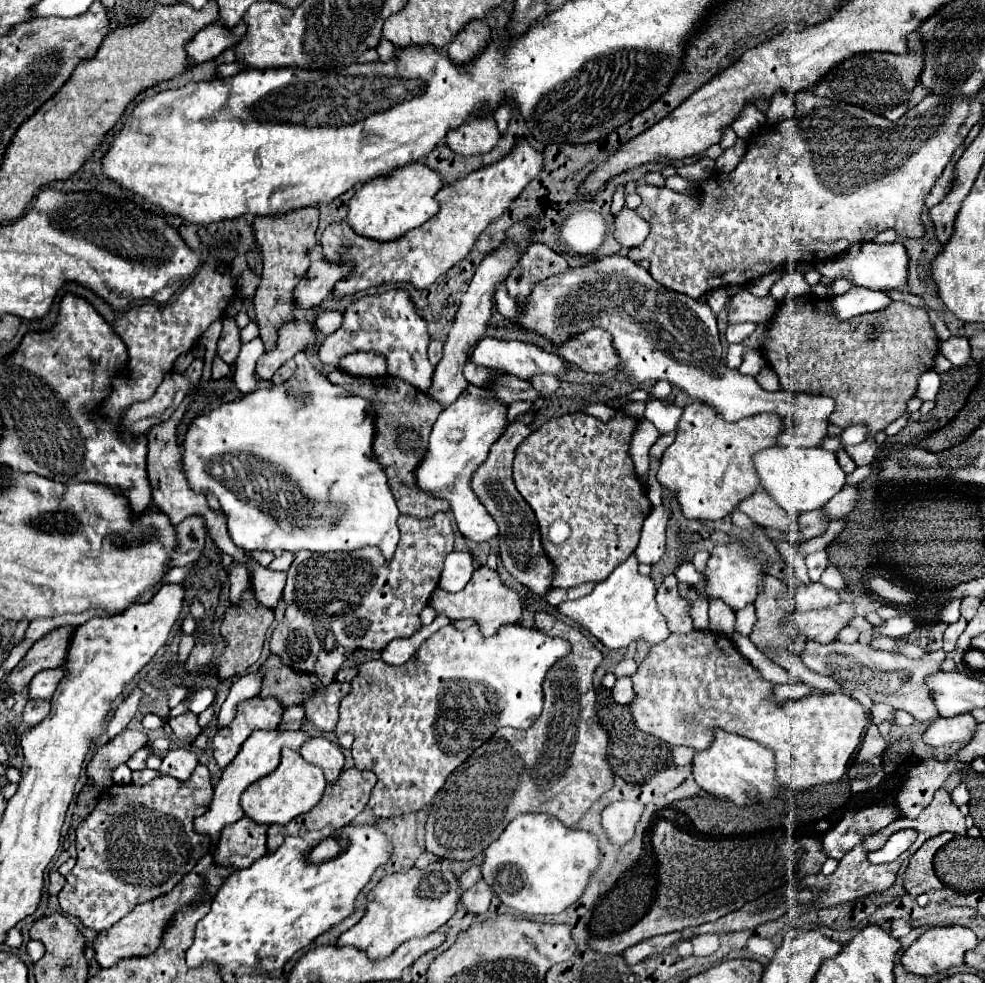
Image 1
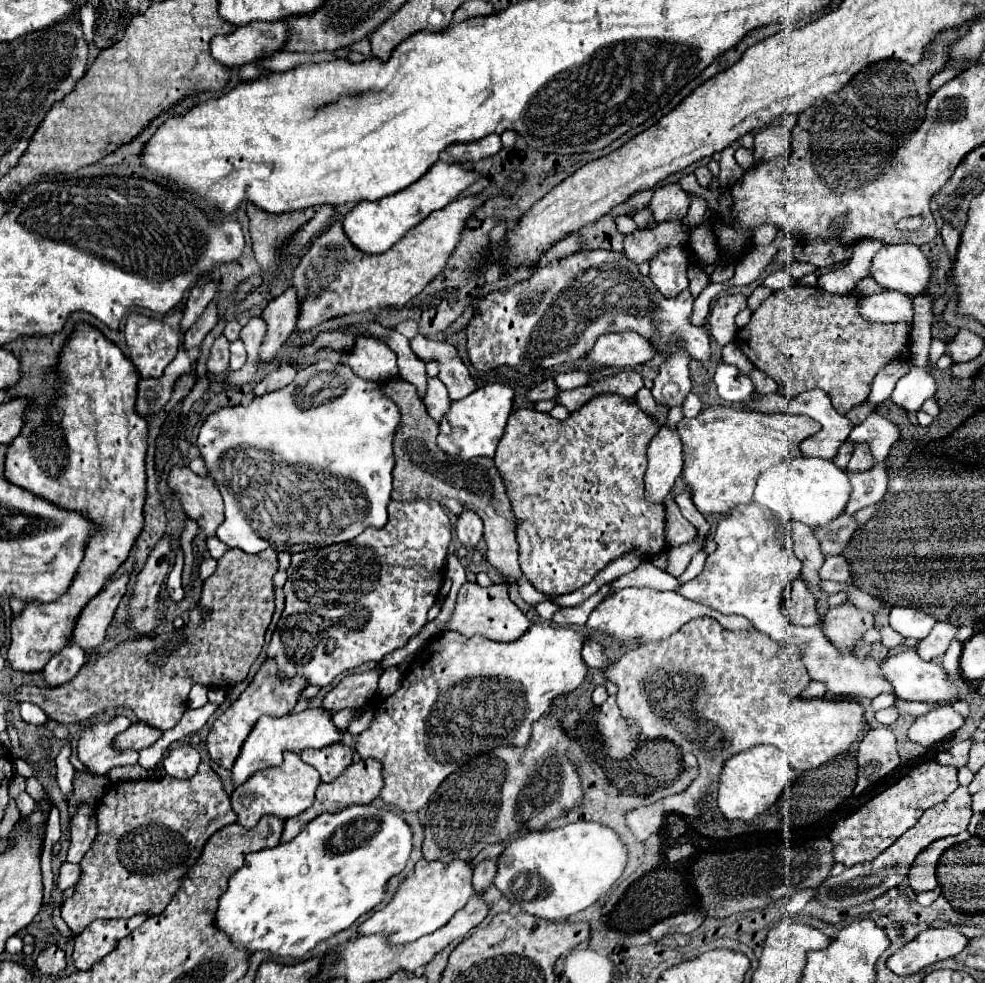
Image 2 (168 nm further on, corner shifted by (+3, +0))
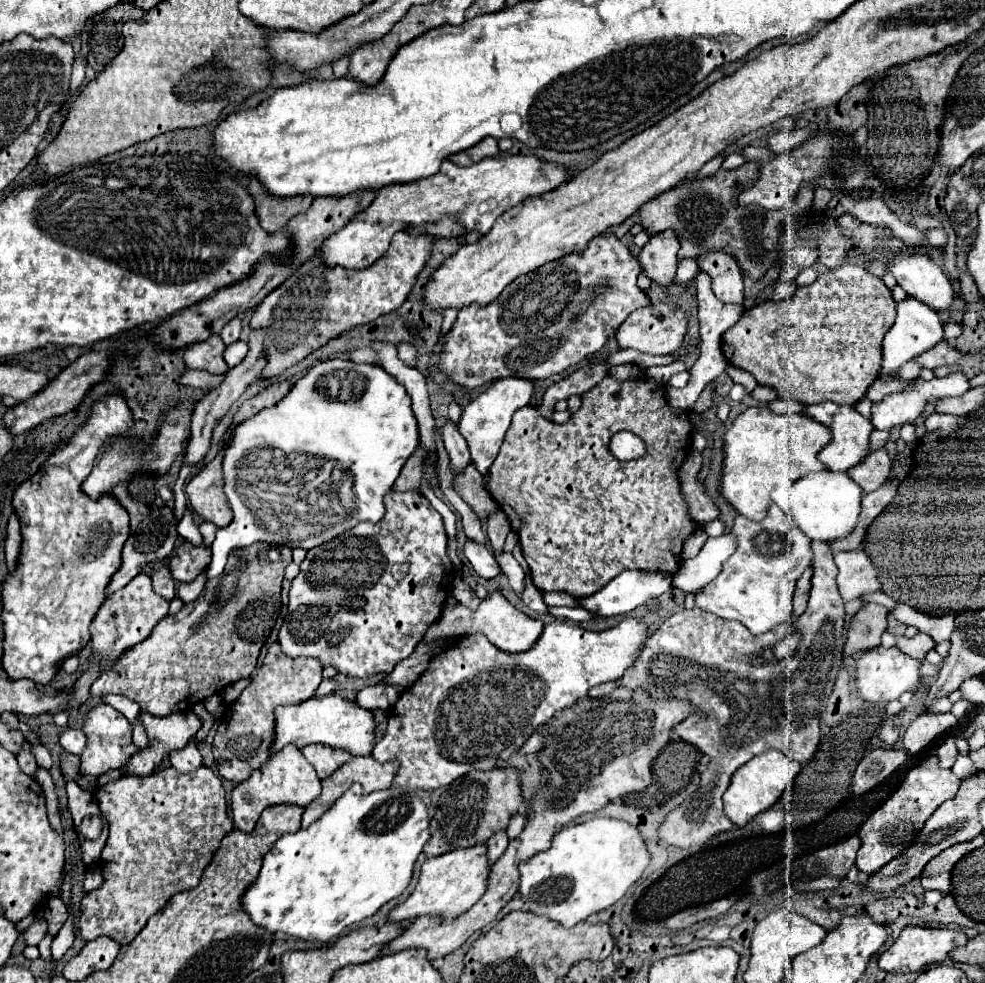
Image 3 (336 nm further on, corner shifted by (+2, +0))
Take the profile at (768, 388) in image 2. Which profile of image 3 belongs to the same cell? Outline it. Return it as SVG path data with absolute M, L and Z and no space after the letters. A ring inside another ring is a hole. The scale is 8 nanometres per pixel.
M757 385L755 391L751 393L753 399L757 401L763 401L763 403L769 403L773 399L777 399L777 391L773 391L773 387L765 387L765 385Z

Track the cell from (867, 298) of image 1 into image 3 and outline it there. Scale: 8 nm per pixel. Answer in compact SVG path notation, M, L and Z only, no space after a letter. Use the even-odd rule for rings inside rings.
M905 299L897 303L897 317L895 317L892 328L883 339L882 368L889 373L895 373L903 363L911 361L915 355L921 355L923 351L935 347L937 343L945 341L943 337L943 317L933 311L931 307L923 305L917 299Z

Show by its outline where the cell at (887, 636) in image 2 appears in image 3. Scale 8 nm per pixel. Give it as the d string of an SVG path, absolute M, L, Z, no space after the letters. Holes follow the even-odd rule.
M917 633L913 639L897 637L897 647L899 647L905 655L923 661L925 655L935 647L935 641L933 641L927 633Z

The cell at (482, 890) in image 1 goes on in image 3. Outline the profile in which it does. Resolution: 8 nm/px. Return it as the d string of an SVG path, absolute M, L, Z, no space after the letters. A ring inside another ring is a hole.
M497 831L489 841L487 841L487 847L489 847L489 861L495 863L507 849L507 843L509 843L509 837L505 831Z

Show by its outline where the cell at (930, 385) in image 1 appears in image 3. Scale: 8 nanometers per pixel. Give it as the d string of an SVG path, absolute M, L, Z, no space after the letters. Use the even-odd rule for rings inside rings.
M951 373L951 375L943 377L943 379L935 377L931 381L913 379L909 383L911 383L909 391L905 391L905 393L891 393L883 401L873 403L873 407L871 407L871 423L873 423L875 429L893 429L893 427L903 425L903 423L913 423L923 413L923 407L929 403L929 399L957 397L957 395L963 395L965 391L969 391L969 381L961 373Z

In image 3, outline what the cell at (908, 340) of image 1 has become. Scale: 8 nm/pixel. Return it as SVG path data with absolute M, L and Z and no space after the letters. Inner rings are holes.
M847 263L819 275L815 283L799 287L789 301L763 301L745 309L741 319L723 333L721 349L731 365L749 371L759 385L773 387L783 399L795 399L803 405L817 405L825 401L855 405L879 377L881 341L891 329L893 319L895 301L885 283L861 265Z

